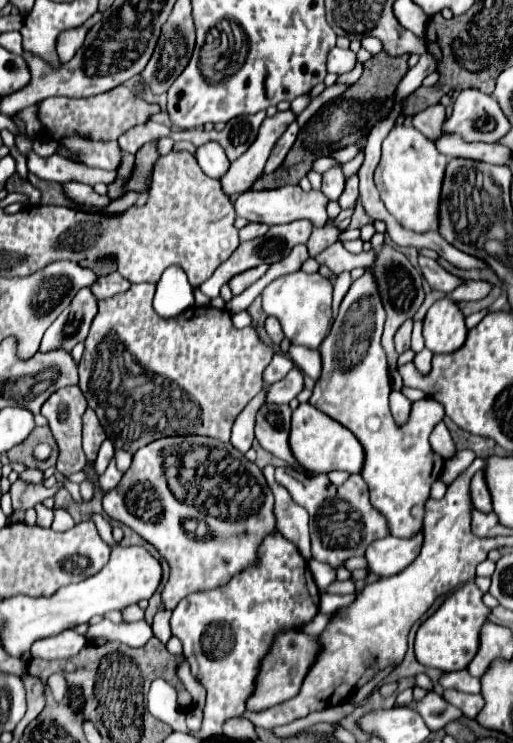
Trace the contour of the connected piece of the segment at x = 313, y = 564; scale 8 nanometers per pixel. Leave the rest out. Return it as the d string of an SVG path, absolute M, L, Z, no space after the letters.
M309 558L309 570L311 570L311 574L315 578L315 584L321 592L335 580L335 568L329 566L329 564L317 562L315 558Z

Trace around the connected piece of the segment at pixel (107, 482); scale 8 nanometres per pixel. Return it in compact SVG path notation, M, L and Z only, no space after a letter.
M109 462L107 470L105 470L105 472L99 476L101 490L103 490L103 492L107 492L107 490L115 488L115 486L119 484L119 480L121 480L121 472L115 468L115 462Z

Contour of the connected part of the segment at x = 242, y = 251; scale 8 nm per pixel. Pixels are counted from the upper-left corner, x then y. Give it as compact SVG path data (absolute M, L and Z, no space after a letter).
M295 220L295 222L289 222L289 224L281 224L281 226L271 226L265 236L253 238L253 240L249 240L249 242L241 242L241 244L237 246L237 250L229 256L229 260L223 262L223 264L213 272L213 276L211 276L207 282L201 284L201 292L203 292L207 298L211 298L211 300L217 298L221 286L223 286L231 276L235 276L235 274L239 274L239 272L245 272L245 270L249 270L249 268L255 268L255 266L259 266L259 264L273 264L273 262L285 258L295 244L305 244L305 242L309 240L311 230L313 230L313 224L311 224L309 220Z

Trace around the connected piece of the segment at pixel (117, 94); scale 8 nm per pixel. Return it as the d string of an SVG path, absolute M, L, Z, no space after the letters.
M117 86L105 94L89 96L89 98L47 98L39 106L39 118L47 128L47 136L59 138L63 134L83 134L93 136L97 140L109 138L117 140L125 130L129 130L135 124L143 124L149 120L151 114L155 114L157 108L153 104L147 104L143 98L139 98L133 90L125 86Z

